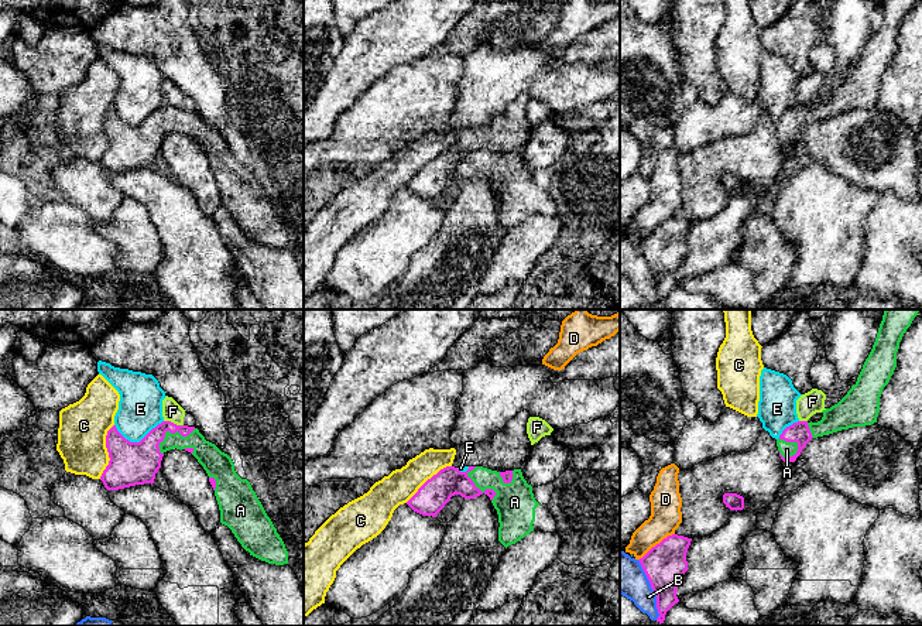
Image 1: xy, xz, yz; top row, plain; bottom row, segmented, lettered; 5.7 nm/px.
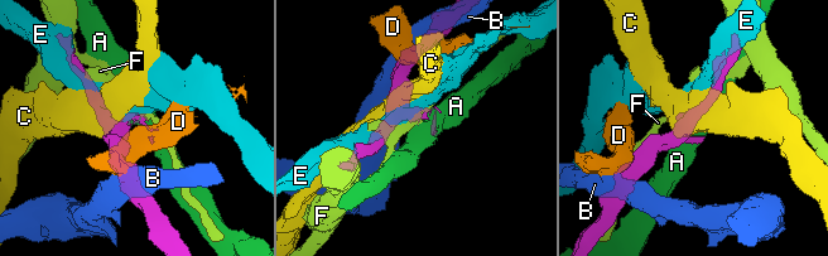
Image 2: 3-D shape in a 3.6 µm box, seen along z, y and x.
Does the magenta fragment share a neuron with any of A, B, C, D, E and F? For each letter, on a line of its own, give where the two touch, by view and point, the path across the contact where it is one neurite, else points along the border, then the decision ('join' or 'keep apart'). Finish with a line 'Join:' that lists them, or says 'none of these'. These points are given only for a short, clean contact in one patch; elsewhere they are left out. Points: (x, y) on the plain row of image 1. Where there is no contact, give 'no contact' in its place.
A: contact xy (171, 116); join
B: contact yz (653, 273); keep apart
C: contact xy (108, 134); keep apart
D: contact yz (657, 228); border yz (674, 216), (653, 229), (638, 243); keep apart
E: contact xy (140, 125); keep apart
F: contact xy (172, 106); keep apart
Join: A

